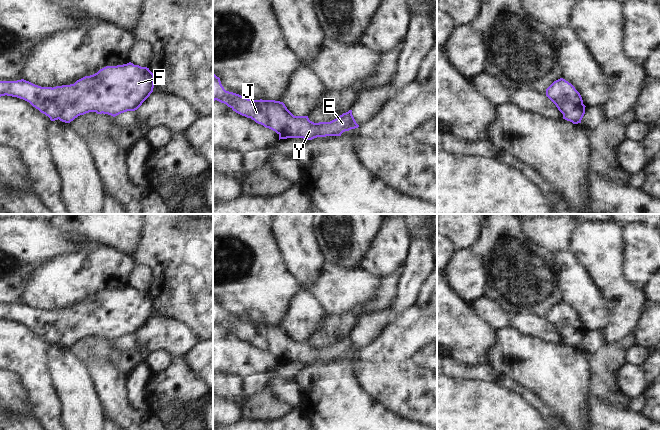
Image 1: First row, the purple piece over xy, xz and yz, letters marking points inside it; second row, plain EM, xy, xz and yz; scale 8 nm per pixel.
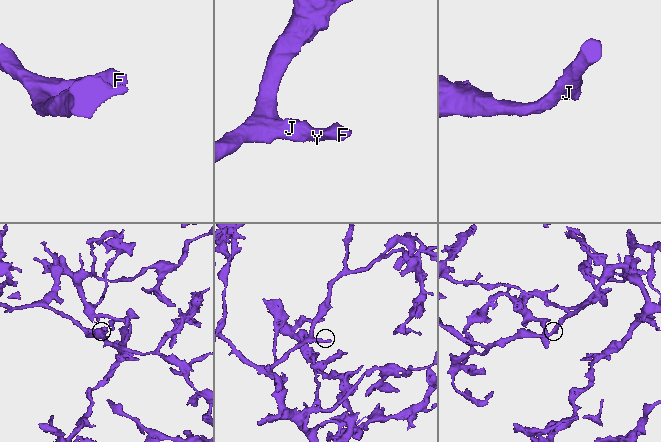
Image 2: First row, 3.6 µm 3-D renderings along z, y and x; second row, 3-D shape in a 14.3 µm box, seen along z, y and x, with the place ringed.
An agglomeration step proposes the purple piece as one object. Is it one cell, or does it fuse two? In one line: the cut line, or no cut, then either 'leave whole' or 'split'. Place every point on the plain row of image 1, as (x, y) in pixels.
no cut; leave whole

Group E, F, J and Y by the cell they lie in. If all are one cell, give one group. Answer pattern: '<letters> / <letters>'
E F J Y

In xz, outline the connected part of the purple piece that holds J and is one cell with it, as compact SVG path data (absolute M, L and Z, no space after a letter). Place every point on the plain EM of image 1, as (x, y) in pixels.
M213 298L213 325L226 328L236 337L251 342L256 347L275 355L280 363L341 360L345 355L358 352L352 334L330 346L314 347L308 340L294 340L283 326L275 324L251 324L226 315L220 302Z

